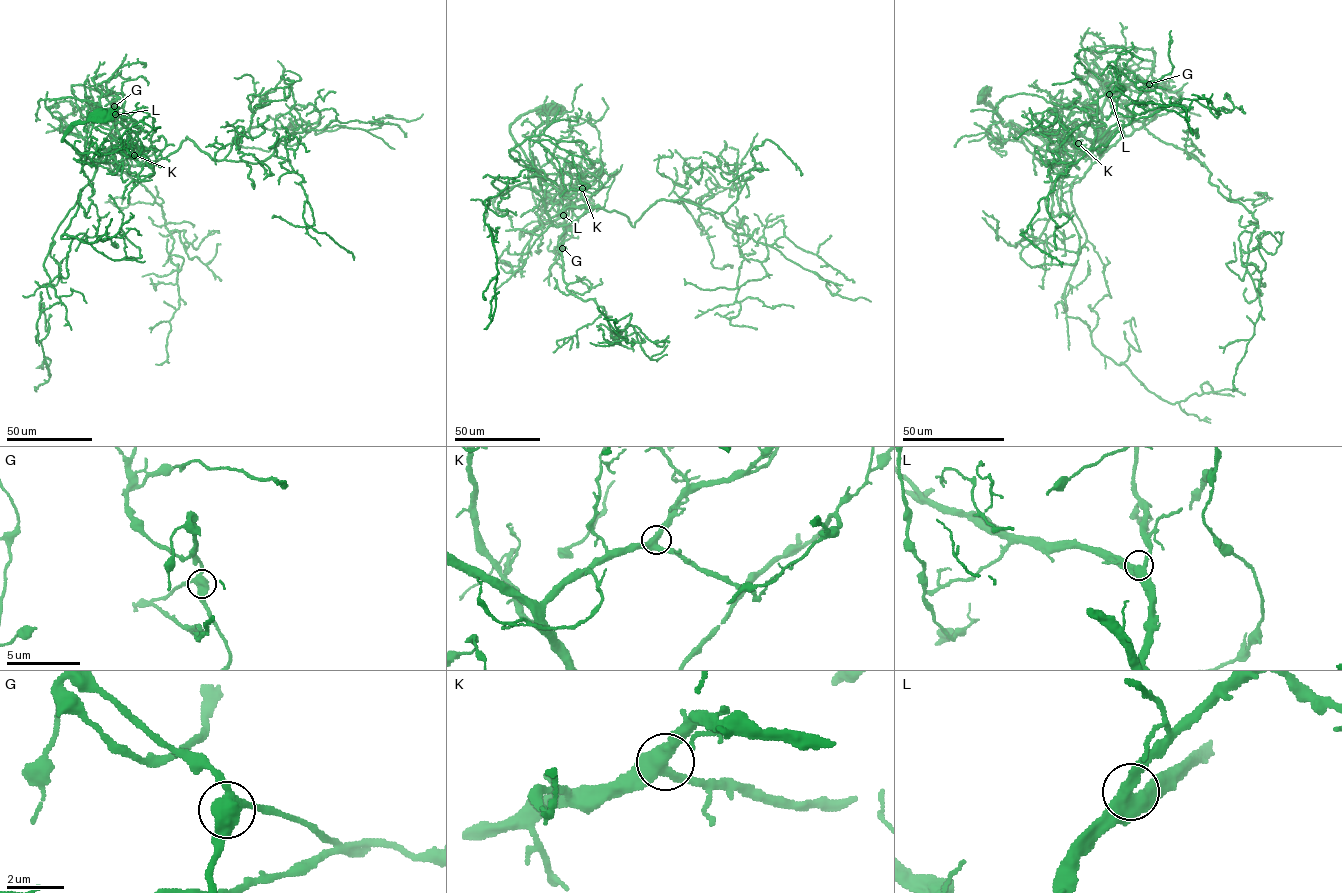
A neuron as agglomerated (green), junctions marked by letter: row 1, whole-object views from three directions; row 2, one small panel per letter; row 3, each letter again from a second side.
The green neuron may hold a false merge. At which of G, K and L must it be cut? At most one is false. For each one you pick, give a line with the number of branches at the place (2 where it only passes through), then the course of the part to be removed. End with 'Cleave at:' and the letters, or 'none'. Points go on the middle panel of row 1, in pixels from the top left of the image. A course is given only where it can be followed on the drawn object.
Cleave at: none

